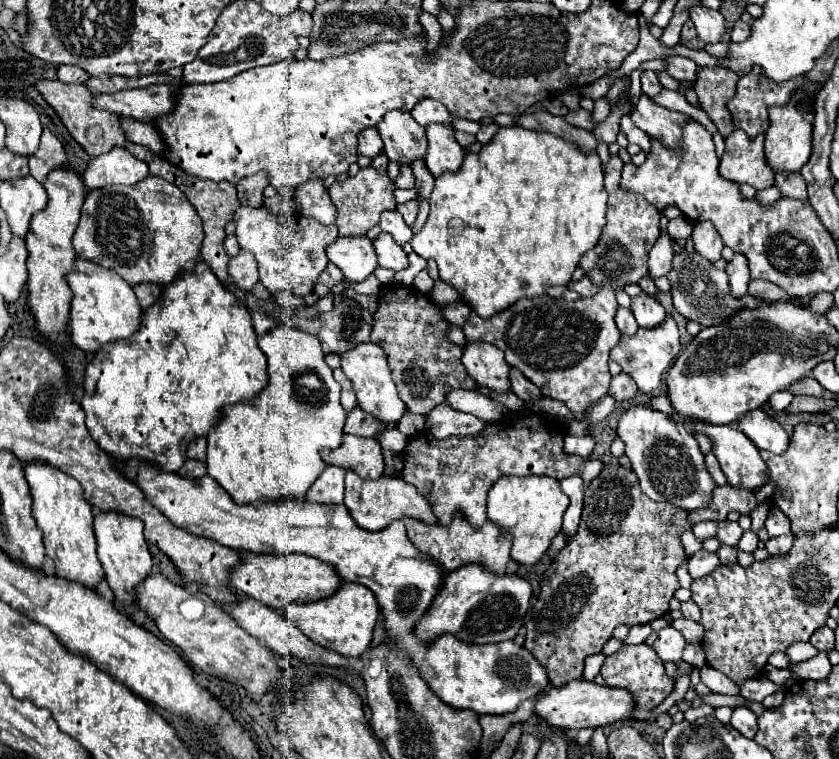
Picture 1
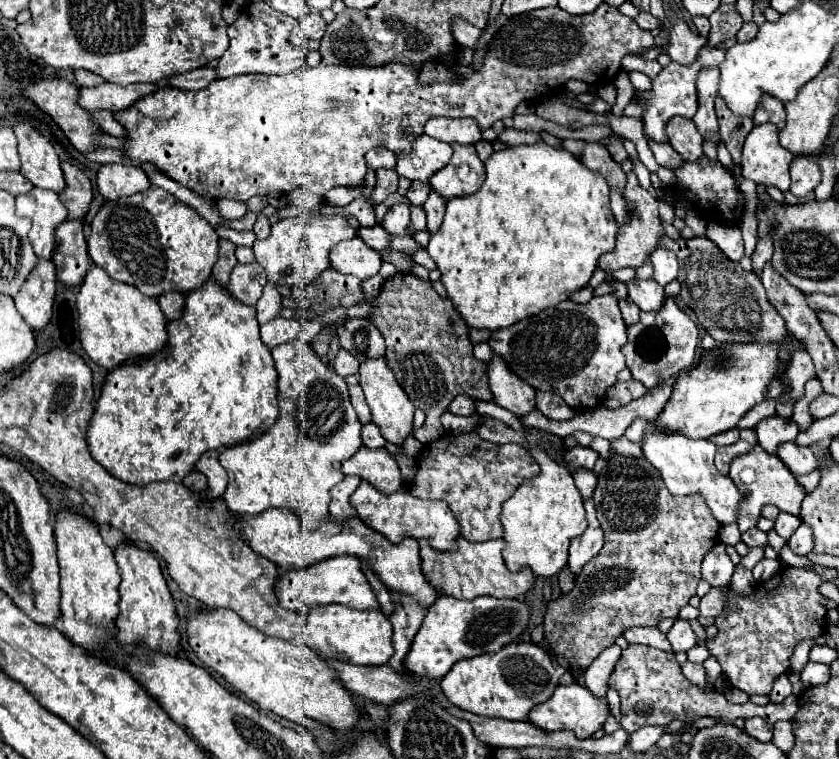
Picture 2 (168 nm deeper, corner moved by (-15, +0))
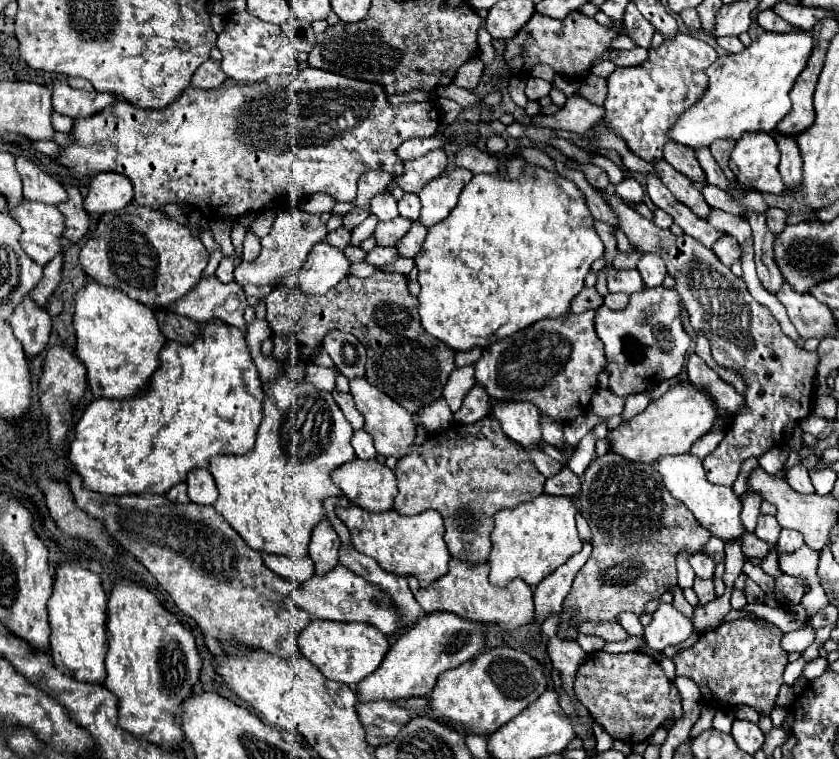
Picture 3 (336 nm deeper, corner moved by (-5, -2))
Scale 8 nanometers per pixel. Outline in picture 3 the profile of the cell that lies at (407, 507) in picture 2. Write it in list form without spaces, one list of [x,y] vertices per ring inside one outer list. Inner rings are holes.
[[[349,504],[347,508],[337,506],[335,514],[349,528],[355,550],[375,558],[377,564],[387,572],[399,576],[417,576],[419,584],[427,586],[433,580],[445,576],[445,572],[449,570],[451,554],[443,540],[445,524],[443,524],[443,516],[435,510],[425,510],[415,516],[403,516],[397,514],[395,510],[371,512],[355,504]]]

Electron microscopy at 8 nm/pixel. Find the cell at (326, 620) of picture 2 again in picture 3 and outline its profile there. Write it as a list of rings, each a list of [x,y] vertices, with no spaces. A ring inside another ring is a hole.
[[[311,620],[309,626],[299,634],[299,646],[303,656],[315,664],[329,680],[345,682],[355,686],[365,676],[377,670],[389,650],[389,638],[377,628],[363,622],[333,622],[333,620]]]

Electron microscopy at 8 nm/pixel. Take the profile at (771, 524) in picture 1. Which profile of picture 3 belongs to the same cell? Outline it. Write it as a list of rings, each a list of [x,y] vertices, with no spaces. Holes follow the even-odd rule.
[[[759,516],[755,534],[757,534],[761,540],[765,540],[765,542],[771,544],[771,546],[775,546],[775,544],[777,544],[777,538],[779,538],[779,532],[781,532],[781,526],[779,526],[779,522],[775,520],[775,516]]]

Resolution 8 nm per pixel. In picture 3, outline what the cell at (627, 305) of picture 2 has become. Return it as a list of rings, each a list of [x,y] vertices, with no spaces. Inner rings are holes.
[[[607,294],[605,296],[605,306],[607,308],[611,308],[611,310],[621,310],[621,308],[625,308],[629,304],[629,296],[625,296],[625,294]]]

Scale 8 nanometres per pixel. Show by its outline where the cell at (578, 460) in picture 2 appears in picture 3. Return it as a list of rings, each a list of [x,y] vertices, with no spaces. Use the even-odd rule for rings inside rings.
[[[567,464],[545,482],[545,492],[555,494],[555,496],[575,496],[579,488],[581,488],[581,478],[573,474]]]

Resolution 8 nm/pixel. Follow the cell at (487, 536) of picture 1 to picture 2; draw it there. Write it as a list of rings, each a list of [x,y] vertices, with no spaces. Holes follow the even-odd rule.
[[[465,538],[457,540],[459,548],[457,552],[437,552],[433,550],[425,540],[419,540],[419,554],[421,554],[421,570],[429,584],[437,590],[437,594],[443,596],[453,596],[453,598],[463,598],[463,600],[473,600],[477,596],[495,596],[495,598],[523,598],[531,588],[533,588],[533,572],[531,570],[521,570],[521,572],[509,572],[505,562],[503,562],[503,548],[505,540],[489,540],[489,542],[469,542]]]

